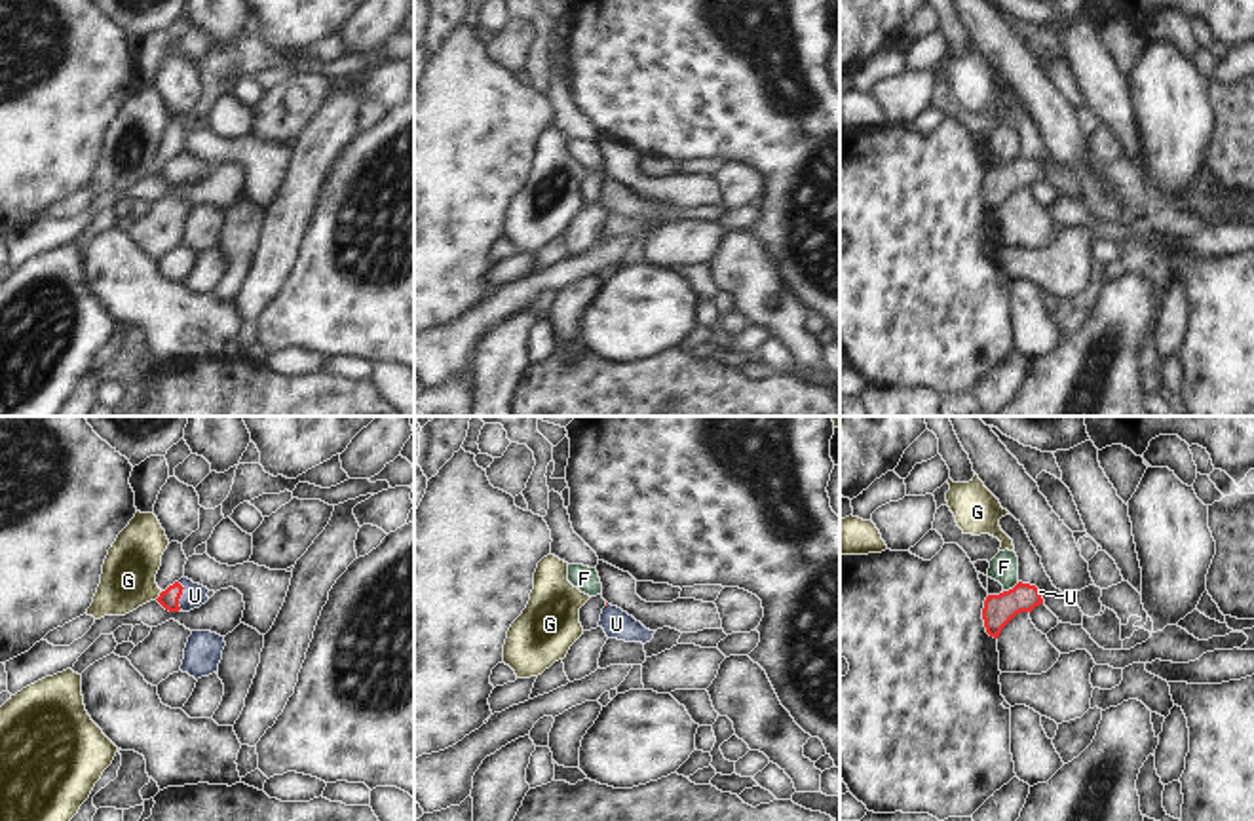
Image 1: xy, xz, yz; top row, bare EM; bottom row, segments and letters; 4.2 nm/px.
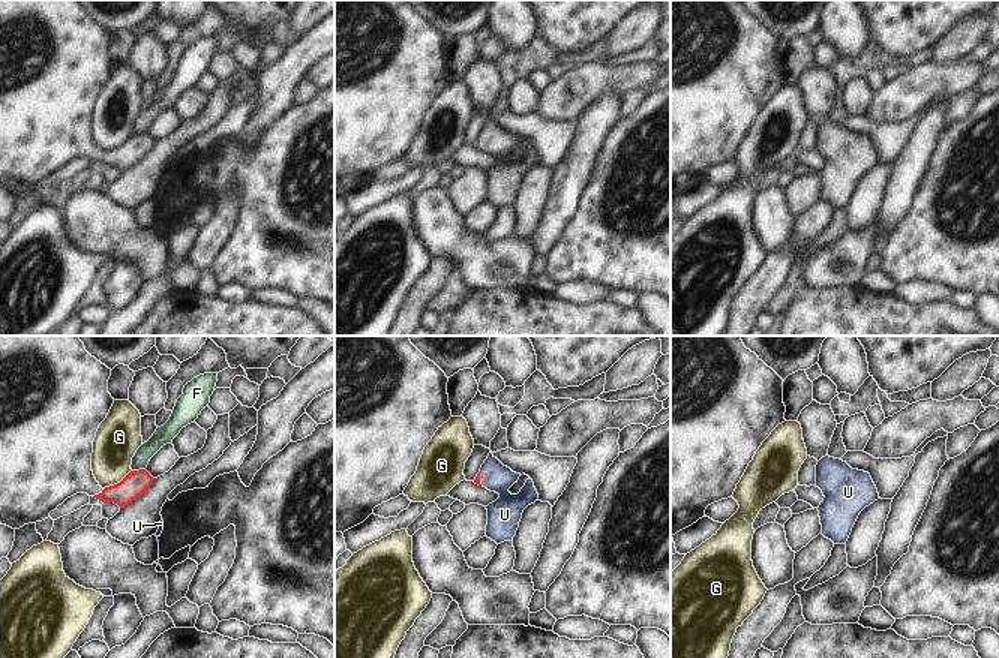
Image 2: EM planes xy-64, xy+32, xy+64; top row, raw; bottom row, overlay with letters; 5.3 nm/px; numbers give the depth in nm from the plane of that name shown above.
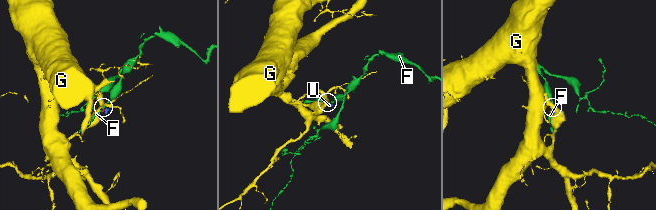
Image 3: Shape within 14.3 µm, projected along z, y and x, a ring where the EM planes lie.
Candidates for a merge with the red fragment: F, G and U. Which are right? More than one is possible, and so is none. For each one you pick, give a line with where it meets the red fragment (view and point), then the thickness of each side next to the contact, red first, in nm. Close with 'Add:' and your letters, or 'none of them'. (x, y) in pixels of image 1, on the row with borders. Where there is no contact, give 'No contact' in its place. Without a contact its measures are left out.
U: Touches red at xy (181, 593). Thickness 80 nm (red) against 100 nm
Add: U.

